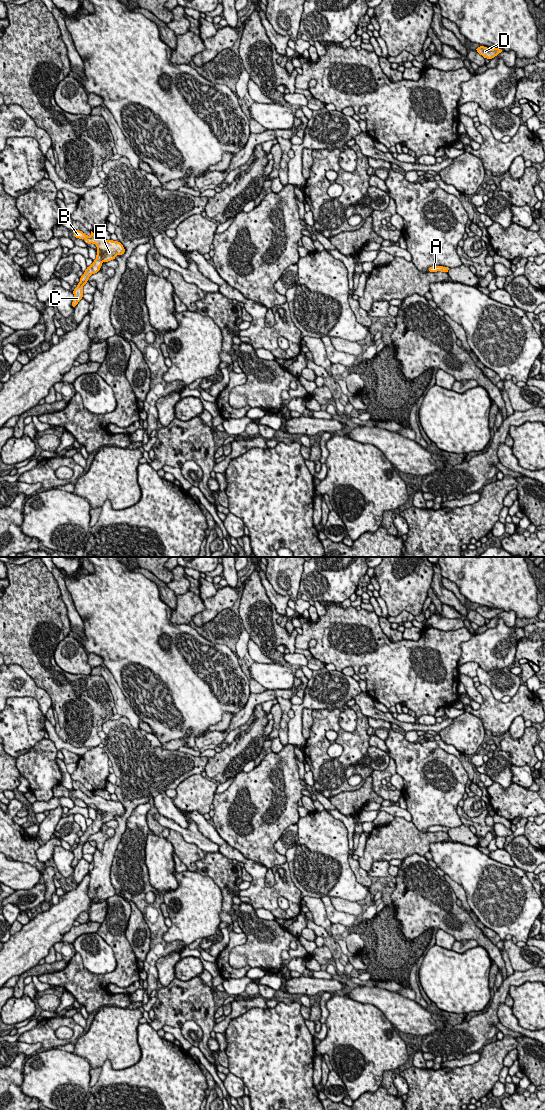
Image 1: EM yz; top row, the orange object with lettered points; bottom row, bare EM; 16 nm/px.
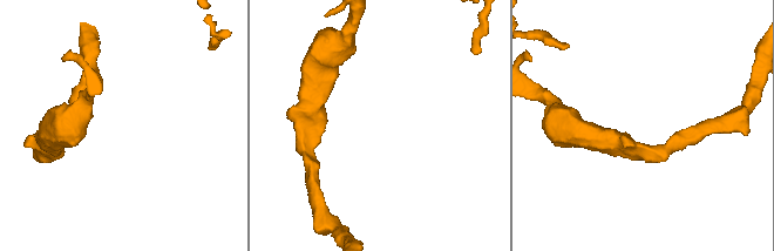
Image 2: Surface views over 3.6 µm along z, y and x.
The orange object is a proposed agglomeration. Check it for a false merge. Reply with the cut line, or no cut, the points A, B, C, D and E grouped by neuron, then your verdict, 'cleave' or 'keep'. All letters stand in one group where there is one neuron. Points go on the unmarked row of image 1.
no cut; A B C D E; keep

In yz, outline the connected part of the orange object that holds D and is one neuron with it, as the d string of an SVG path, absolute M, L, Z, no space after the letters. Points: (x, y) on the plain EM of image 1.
M479 606L475 609L480 615L482 615L485 619L493 619L499 613L503 612L503 609L493 608L489 609L485 606Z

